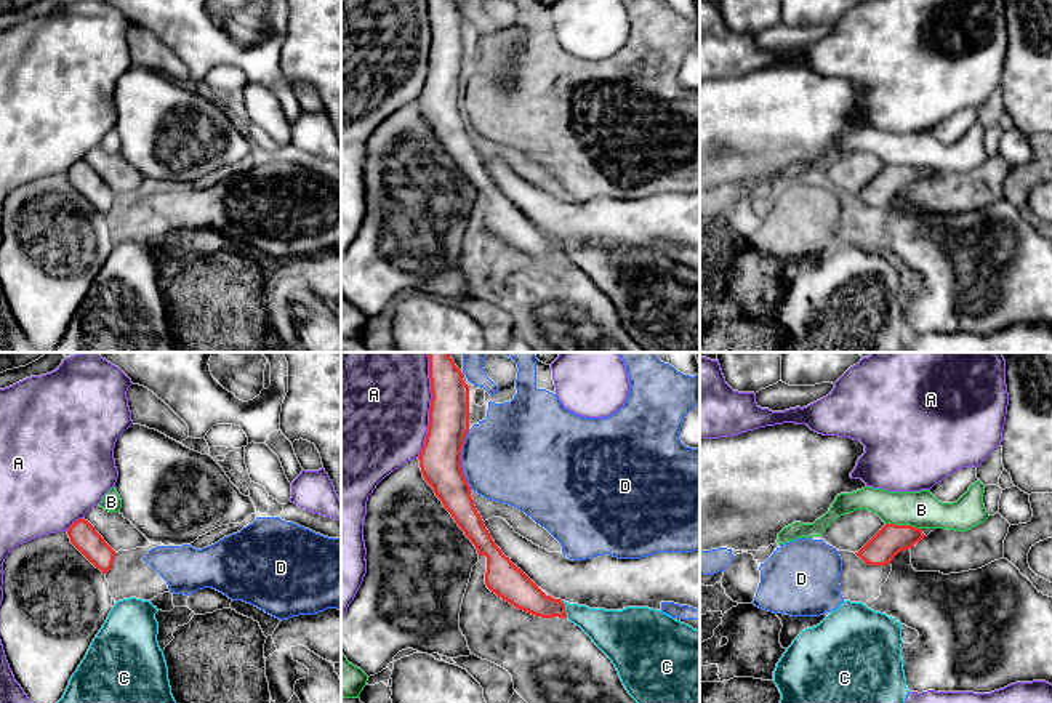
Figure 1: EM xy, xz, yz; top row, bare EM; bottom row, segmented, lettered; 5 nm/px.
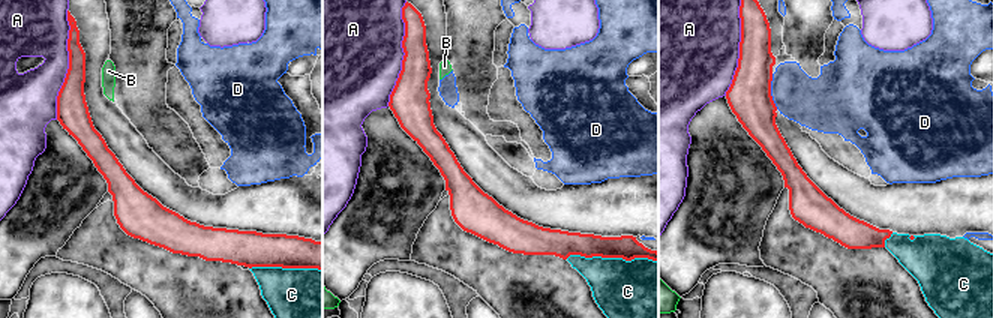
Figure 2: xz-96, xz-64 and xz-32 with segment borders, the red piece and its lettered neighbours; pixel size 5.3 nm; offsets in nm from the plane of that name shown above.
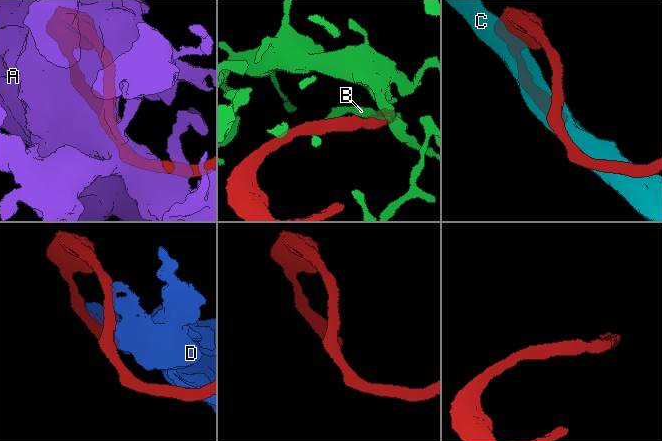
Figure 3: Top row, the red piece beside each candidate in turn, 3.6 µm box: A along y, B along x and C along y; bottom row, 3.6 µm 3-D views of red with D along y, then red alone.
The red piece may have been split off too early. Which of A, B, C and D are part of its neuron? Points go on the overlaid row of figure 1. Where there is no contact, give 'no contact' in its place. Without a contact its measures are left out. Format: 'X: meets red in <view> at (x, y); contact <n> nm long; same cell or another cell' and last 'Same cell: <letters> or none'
A: meets red in xz at (431, 405); contact 550 nm long; another cell
B: meets red in yz at (903, 526); contact 190 nm long; another cell
C: meets red in xz at (564, 609); contact 90 nm long; another cell
D: meets red in xz at (460, 460); contact 300 nm long; another cell
Same cell: none

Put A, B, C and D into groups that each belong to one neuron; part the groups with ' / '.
A / B / C / D

